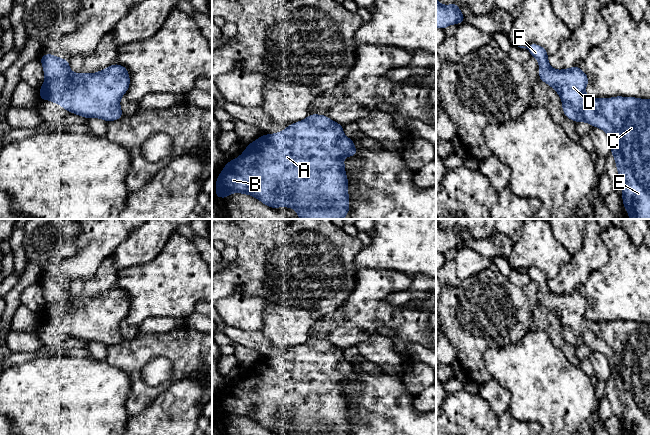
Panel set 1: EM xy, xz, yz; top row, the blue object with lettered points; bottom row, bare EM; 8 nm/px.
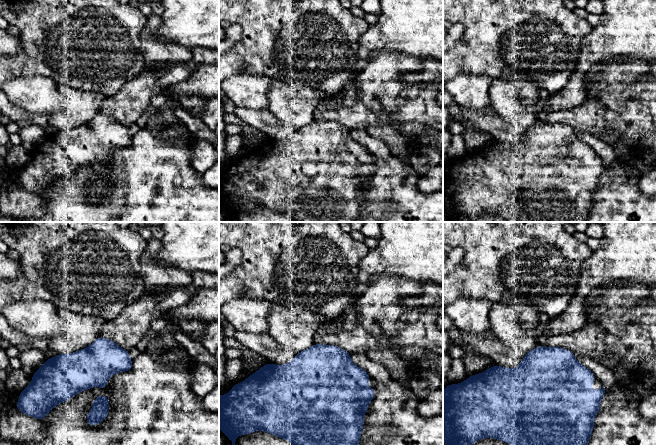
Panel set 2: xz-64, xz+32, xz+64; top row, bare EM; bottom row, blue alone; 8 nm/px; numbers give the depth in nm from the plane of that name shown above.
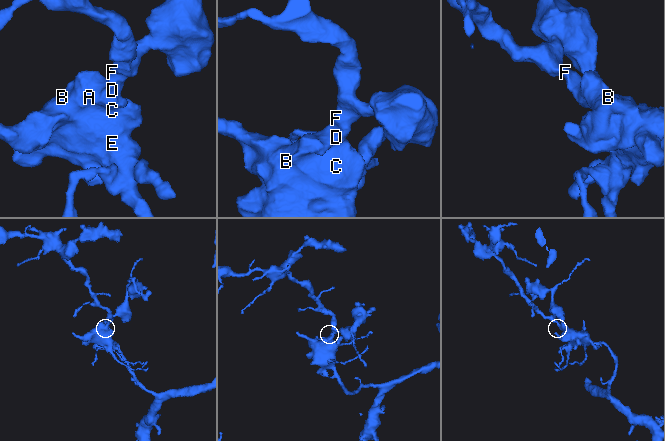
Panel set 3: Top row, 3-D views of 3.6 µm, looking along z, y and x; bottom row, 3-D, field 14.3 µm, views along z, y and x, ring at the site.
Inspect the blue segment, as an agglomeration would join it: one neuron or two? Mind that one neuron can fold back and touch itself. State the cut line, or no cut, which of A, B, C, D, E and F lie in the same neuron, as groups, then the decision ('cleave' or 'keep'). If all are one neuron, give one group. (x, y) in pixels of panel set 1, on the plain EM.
no cut | A B C D E F | keep

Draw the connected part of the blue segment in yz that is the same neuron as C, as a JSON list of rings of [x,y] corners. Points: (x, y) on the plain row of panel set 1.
[[[532,267],[526,271],[524,270],[518,270],[518,271],[528,273],[531,280],[535,281],[538,284],[539,303],[545,306],[546,308],[548,308],[549,310],[551,310],[559,318],[560,322],[562,323],[562,332],[563,332],[564,339],[566,341],[568,341],[574,346],[587,346],[591,348],[593,351],[598,351],[607,357],[609,364],[610,364],[610,369],[611,369],[611,378],[613,379],[616,385],[616,391],[617,391],[618,399],[621,405],[621,410],[623,414],[623,420],[621,422],[625,430],[625,435],[650,435],[650,324],[649,323],[639,323],[636,321],[622,321],[622,320],[616,320],[612,322],[599,322],[599,323],[590,321],[585,317],[585,313],[589,306],[589,303],[586,297],[582,295],[577,289],[569,293],[555,294],[548,287],[549,279],[547,278],[544,271],[539,270],[535,267]]]

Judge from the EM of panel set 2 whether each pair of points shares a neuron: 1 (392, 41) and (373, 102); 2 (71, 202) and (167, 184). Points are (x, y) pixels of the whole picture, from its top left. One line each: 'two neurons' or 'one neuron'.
1: two neurons
2: one neuron

